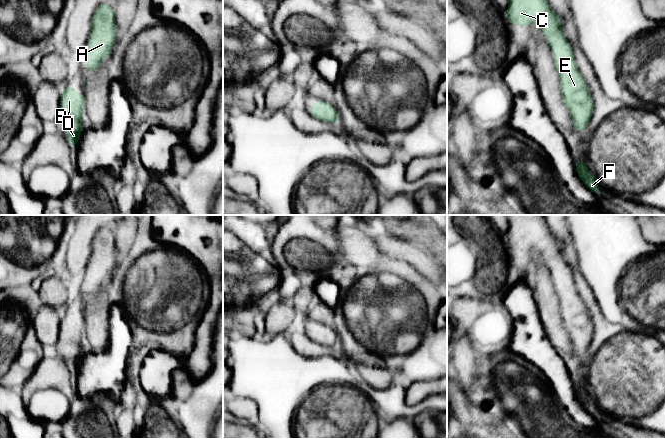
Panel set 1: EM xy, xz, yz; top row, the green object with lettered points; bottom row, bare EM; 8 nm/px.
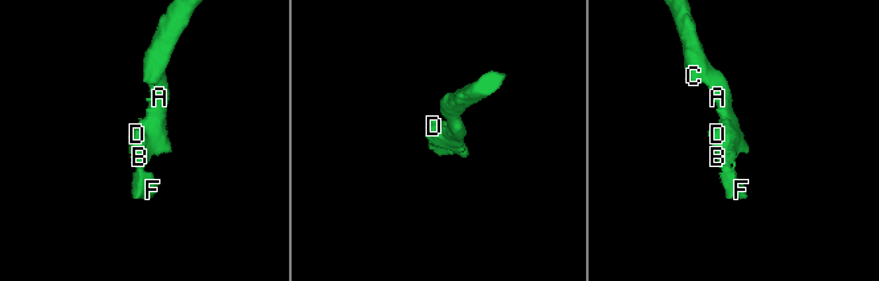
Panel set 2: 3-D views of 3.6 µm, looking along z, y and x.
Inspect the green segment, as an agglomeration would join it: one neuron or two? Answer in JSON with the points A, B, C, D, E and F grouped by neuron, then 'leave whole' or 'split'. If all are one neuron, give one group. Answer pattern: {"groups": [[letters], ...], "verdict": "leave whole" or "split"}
{"groups": [["A", "B", "C", "D", "E", "F"]], "verdict": "leave whole"}

